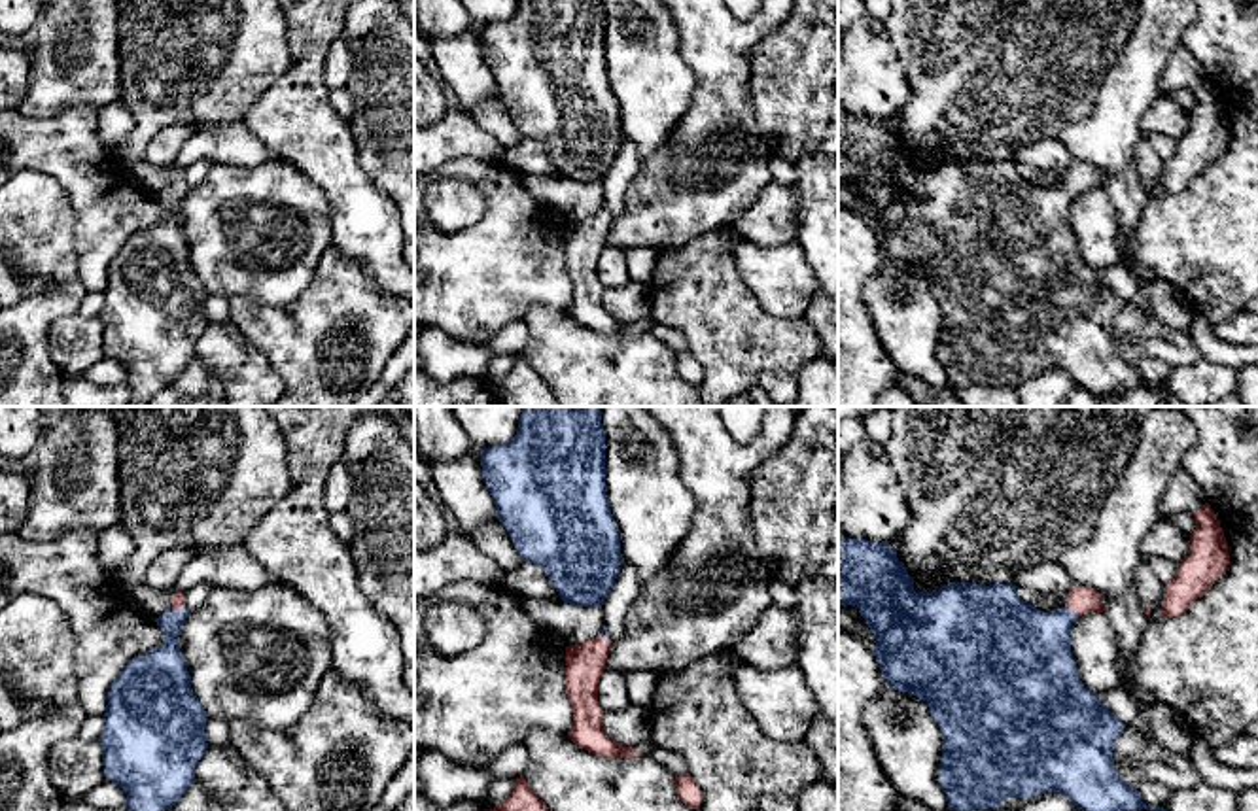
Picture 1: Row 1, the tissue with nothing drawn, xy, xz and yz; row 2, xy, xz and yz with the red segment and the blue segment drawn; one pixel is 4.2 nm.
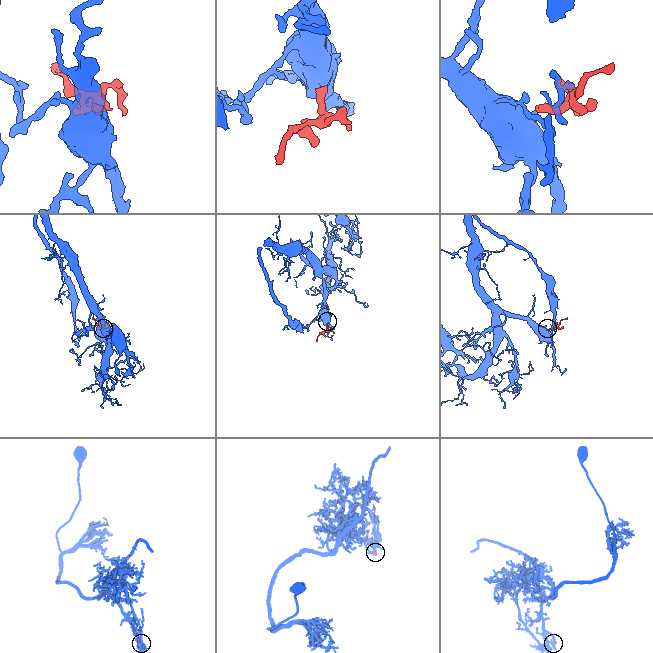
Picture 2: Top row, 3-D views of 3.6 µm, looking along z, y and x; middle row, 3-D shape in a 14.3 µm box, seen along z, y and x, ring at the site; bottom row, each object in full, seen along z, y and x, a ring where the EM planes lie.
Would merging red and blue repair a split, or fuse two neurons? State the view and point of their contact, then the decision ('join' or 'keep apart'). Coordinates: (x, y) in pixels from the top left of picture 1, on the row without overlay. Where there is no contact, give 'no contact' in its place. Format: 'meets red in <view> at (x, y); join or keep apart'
meets red in yz at (1073, 188); join

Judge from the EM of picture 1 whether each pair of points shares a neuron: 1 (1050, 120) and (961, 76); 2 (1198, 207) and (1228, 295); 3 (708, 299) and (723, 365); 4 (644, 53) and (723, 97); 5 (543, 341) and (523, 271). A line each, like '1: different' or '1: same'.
1: same
2: same
3: same
4: different
5: different

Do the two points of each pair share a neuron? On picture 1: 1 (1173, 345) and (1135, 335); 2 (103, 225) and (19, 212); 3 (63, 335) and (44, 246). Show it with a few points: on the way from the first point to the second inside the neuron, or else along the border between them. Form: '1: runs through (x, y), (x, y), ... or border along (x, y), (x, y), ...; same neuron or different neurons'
1: runs through (1164, 345), (1145, 337); same neuron
2: border along (57, 180), (74, 214), (76, 265); different neurons
3: border along (76, 312), (50, 329), (50, 356), (57, 363); different neurons

